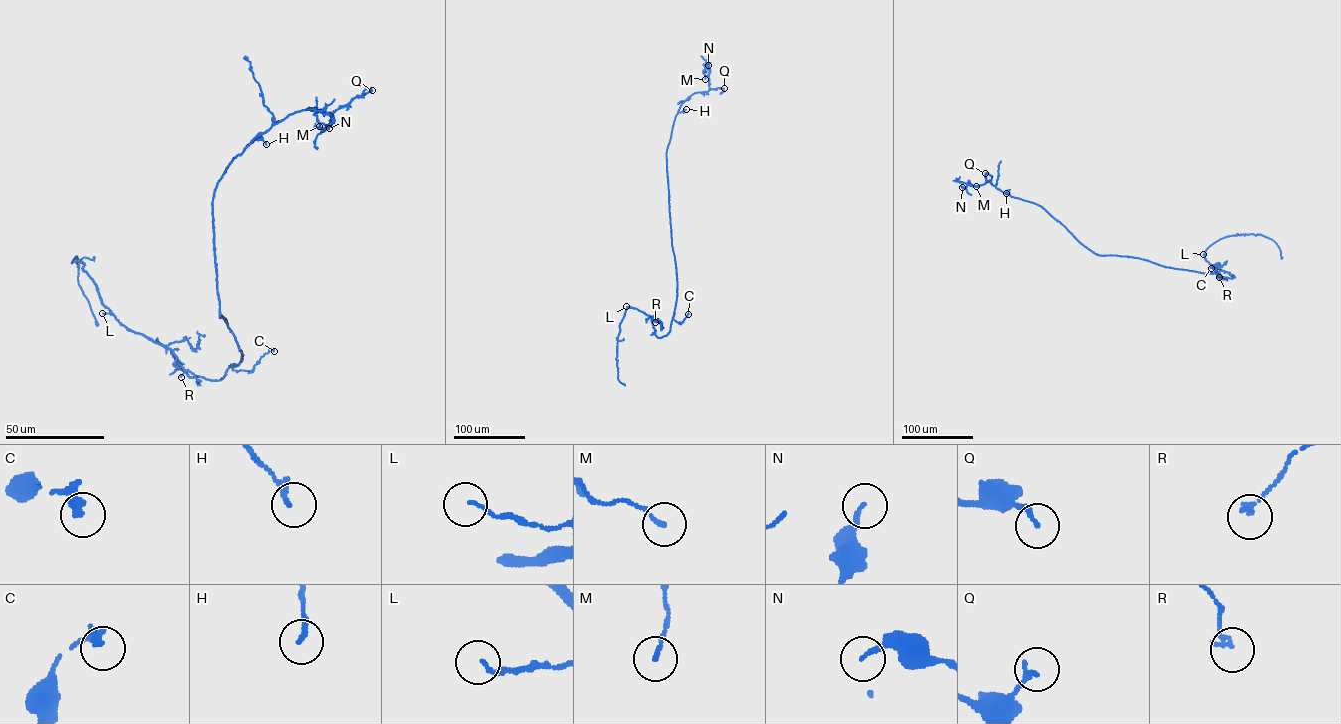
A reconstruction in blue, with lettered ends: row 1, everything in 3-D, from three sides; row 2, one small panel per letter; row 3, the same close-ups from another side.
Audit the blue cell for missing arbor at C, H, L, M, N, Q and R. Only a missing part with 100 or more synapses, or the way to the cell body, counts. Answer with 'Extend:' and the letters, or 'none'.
Extend: none

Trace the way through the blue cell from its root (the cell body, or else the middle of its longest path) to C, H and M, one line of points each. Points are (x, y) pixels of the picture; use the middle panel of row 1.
C: (674, 255), (677, 296), (673, 318), (680, 324), (688, 314)
H: (674, 255), (666, 151), (675, 116), (686, 109)
M: (674, 255), (666, 151), (680, 105), (694, 93), (708, 91), (708, 75), (705, 79)

